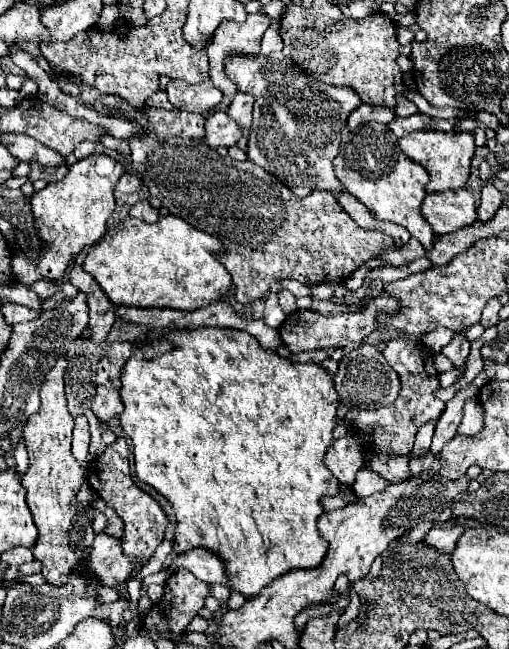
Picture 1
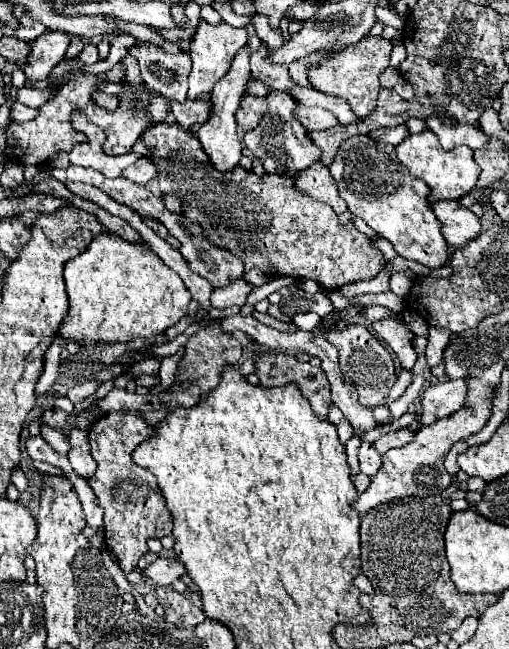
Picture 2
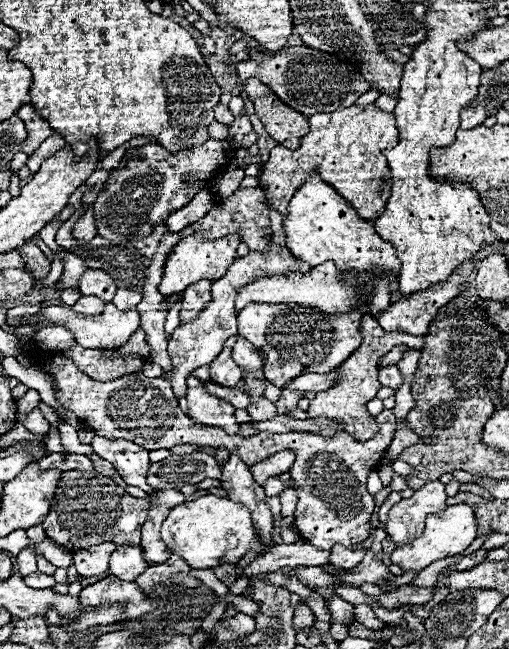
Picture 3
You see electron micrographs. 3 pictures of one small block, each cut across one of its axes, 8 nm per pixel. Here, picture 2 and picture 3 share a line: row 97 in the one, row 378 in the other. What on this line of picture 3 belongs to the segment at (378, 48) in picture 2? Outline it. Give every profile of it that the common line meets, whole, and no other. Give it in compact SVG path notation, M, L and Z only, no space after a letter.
M364 314L360 320L360 334L362 334L362 344L358 346L358 350L354 350L338 368L336 372L340 374L340 380L330 386L328 390L316 392L314 400L310 400L310 408L306 410L310 418L318 418L318 416L330 416L330 418L338 418L340 422L344 422L344 430L348 434L354 434L354 438L366 440L372 438L372 434L377 432L378 424L374 422L374 418L368 414L366 404L376 396L380 390L380 382L378 382L378 360L390 352L394 346L408 346L408 348L416 348L422 350L424 340L422 338L414 338L410 334L404 332L384 332L376 318L372 318L370 314Z

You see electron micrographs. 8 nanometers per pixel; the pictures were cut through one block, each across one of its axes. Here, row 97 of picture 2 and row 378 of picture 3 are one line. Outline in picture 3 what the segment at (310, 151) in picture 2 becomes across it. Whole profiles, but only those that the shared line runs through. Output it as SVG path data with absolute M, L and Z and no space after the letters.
M250 304L238 312L238 336L260 350L266 380L284 386L298 374L326 374L328 370L334 370L334 366L340 366L340 362L350 356L350 350L356 350L358 342L362 342L362 336L358 334L358 318L362 318L360 312L332 316L320 314L320 310L308 306Z

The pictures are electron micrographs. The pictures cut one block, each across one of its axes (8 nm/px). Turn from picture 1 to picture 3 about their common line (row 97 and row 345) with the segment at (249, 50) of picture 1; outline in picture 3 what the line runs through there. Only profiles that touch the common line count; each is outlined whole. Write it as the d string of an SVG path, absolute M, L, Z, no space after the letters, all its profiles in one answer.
M230 336L222 348L222 352L218 354L218 358L210 364L210 380L222 386L236 386L242 380L242 370L234 364L232 360L232 348L236 344L236 336Z

